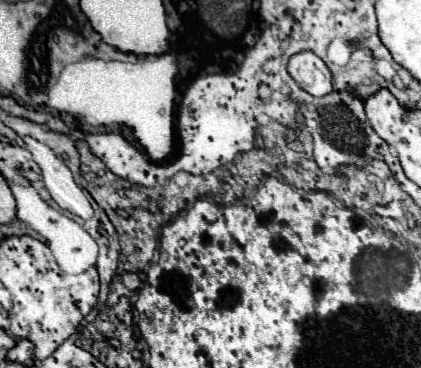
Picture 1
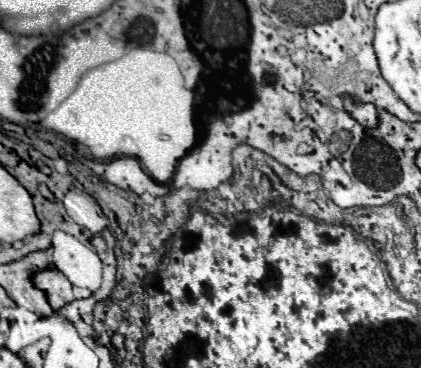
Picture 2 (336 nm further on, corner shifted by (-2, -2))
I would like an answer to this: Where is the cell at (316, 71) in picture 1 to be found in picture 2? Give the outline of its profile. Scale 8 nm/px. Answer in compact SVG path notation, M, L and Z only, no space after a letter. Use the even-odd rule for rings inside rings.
M344 94L344 96L340 96L340 98L342 98L342 104L344 104L344 110L346 110L354 120L358 120L362 126L374 128L374 126L378 124L378 112L376 112L376 106L374 106L374 104L358 102L358 100L352 98L350 94Z

